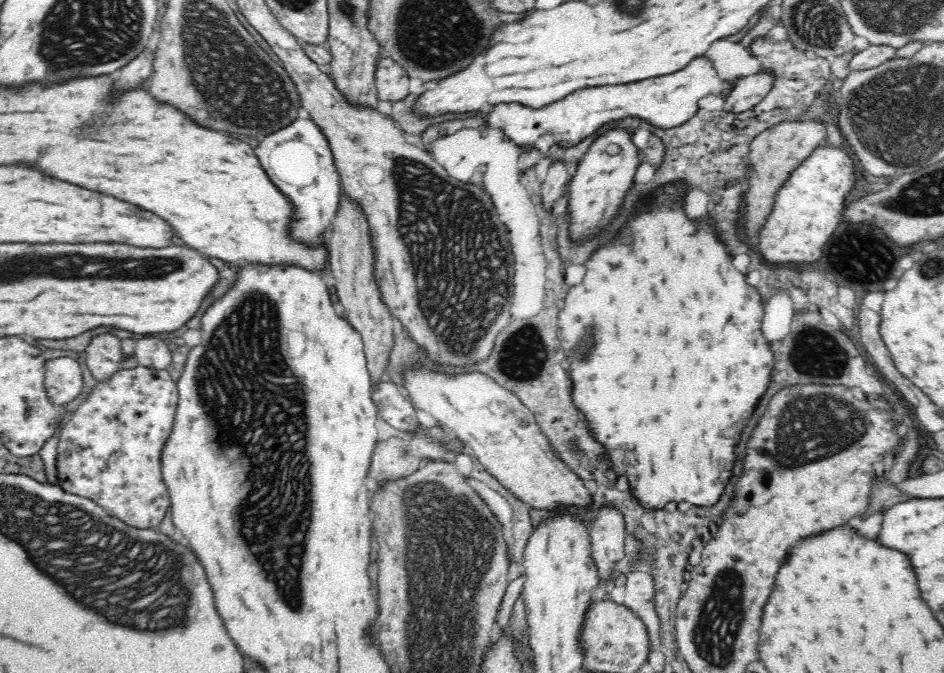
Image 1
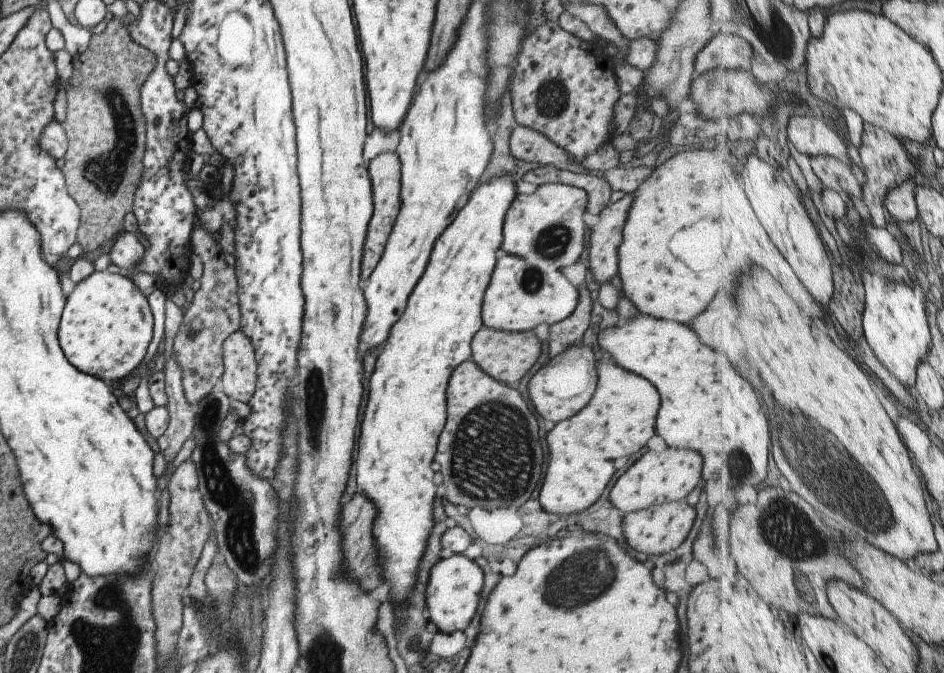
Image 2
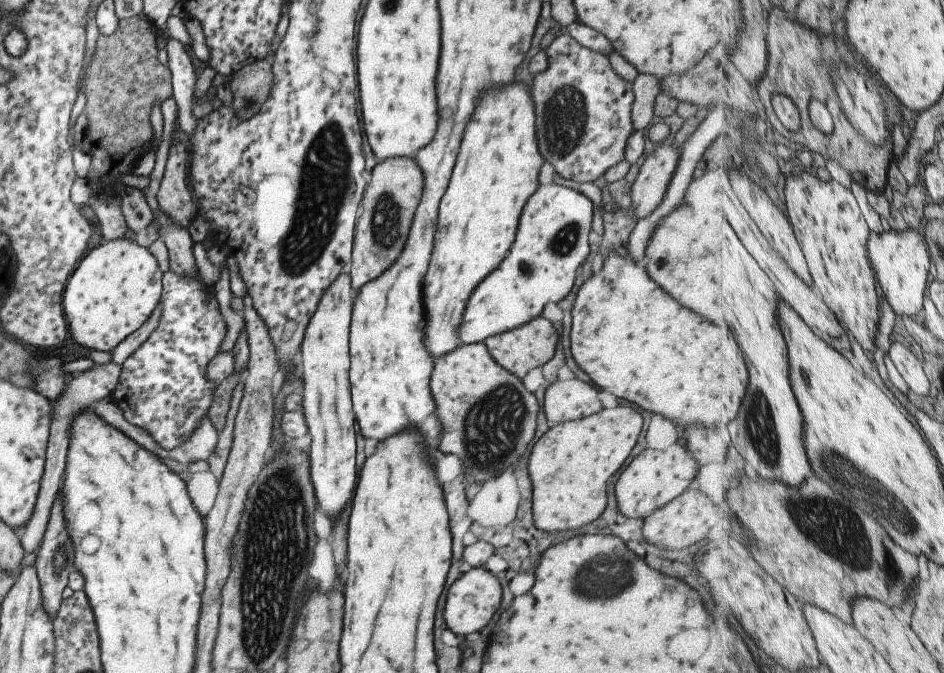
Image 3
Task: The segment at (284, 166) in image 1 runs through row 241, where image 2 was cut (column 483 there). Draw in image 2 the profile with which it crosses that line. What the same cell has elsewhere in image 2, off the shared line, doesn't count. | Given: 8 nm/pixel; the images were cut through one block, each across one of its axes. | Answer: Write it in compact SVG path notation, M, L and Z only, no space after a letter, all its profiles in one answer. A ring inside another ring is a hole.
M548 183L540 185L529 195L517 193L516 198L514 198L504 219L504 242L502 242L502 252L504 252L506 256L500 256L500 258L498 258L496 270L494 270L494 274L492 274L492 280L490 280L490 284L488 284L488 288L486 288L486 294L484 294L484 300L482 300L481 316L484 327L508 332L532 331L533 328L536 328L539 324L556 324L557 322L568 318L572 312L574 312L580 298L580 293L578 292L578 289L574 287L574 284L572 284L560 270L578 262L582 252L584 252L584 242L587 241L588 227L582 220L582 214L587 211L587 204L588 195L585 190L564 183Z

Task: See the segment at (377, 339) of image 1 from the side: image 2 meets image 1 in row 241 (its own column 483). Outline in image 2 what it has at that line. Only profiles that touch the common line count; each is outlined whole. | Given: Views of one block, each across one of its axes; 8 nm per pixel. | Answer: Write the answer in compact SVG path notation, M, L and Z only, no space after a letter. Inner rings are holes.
M482 327L471 342L471 359L494 380L507 385L516 384L526 376L526 372L536 364L540 352L541 342L532 331L508 332Z

